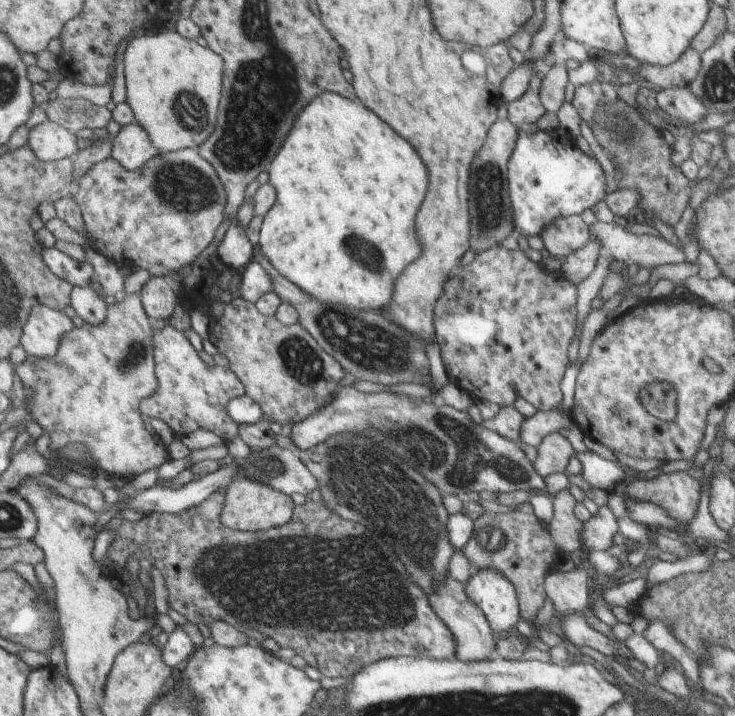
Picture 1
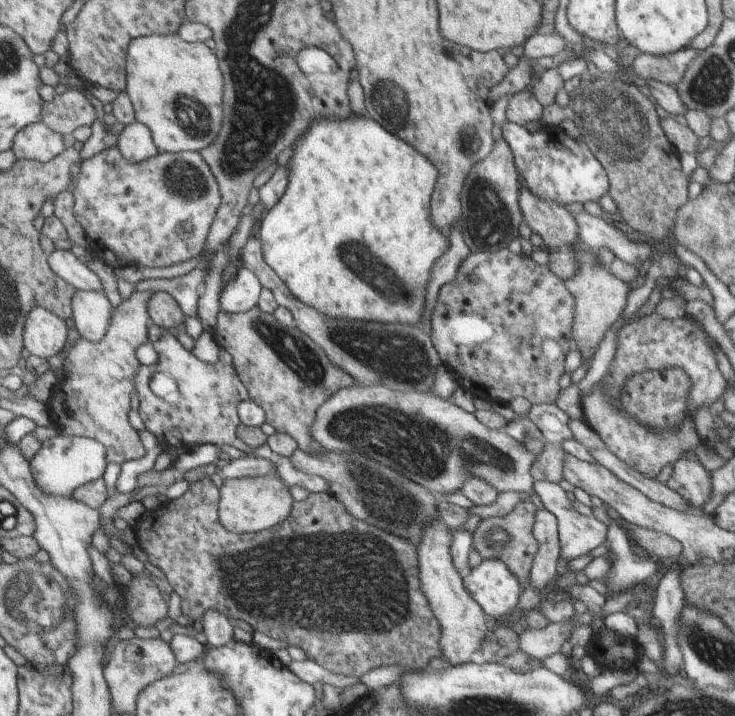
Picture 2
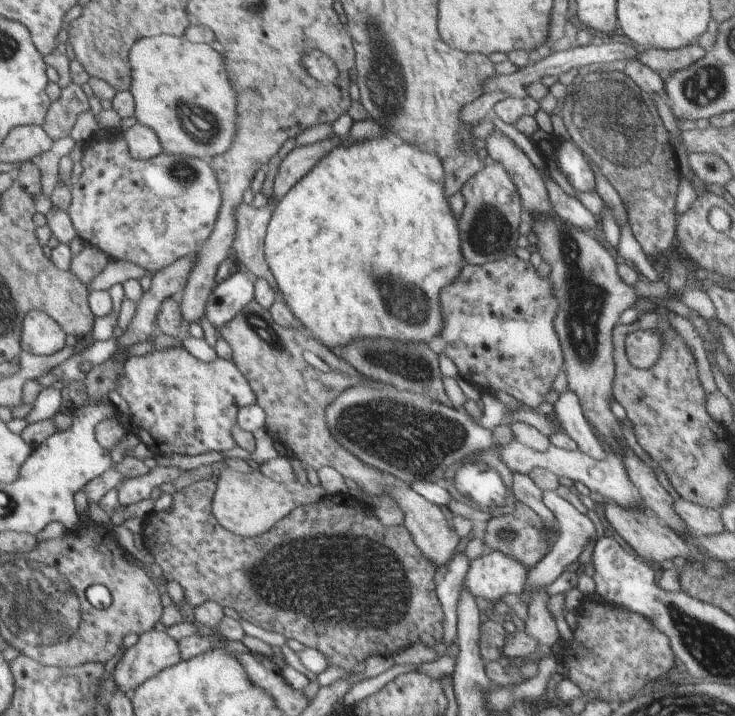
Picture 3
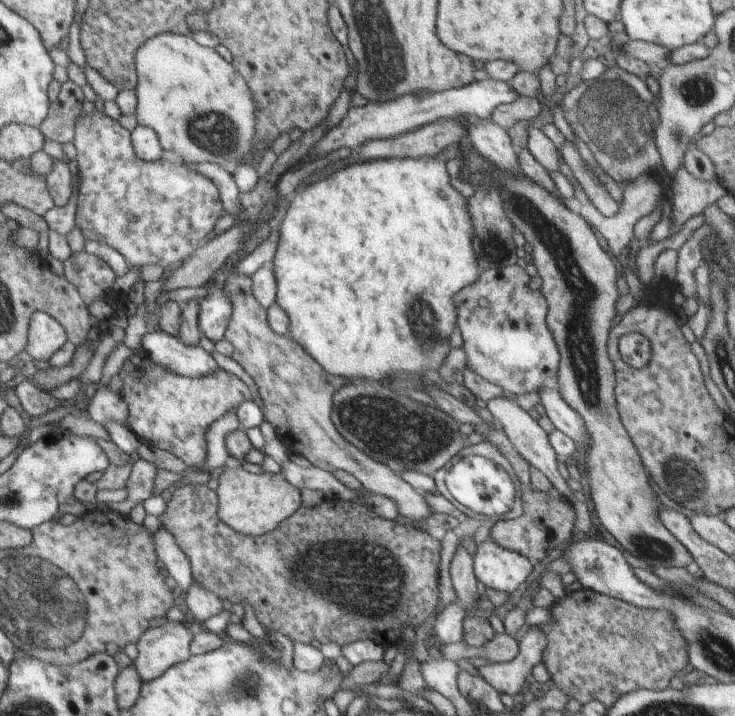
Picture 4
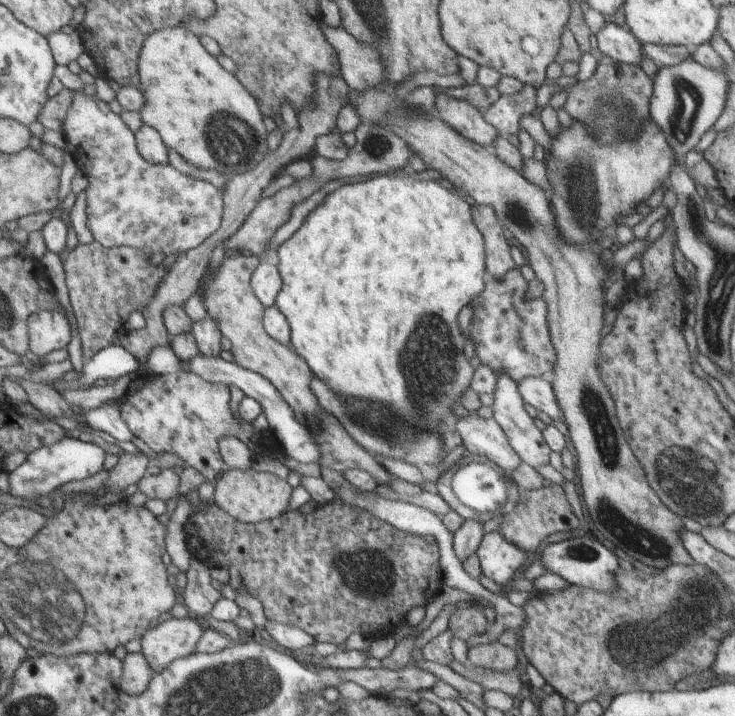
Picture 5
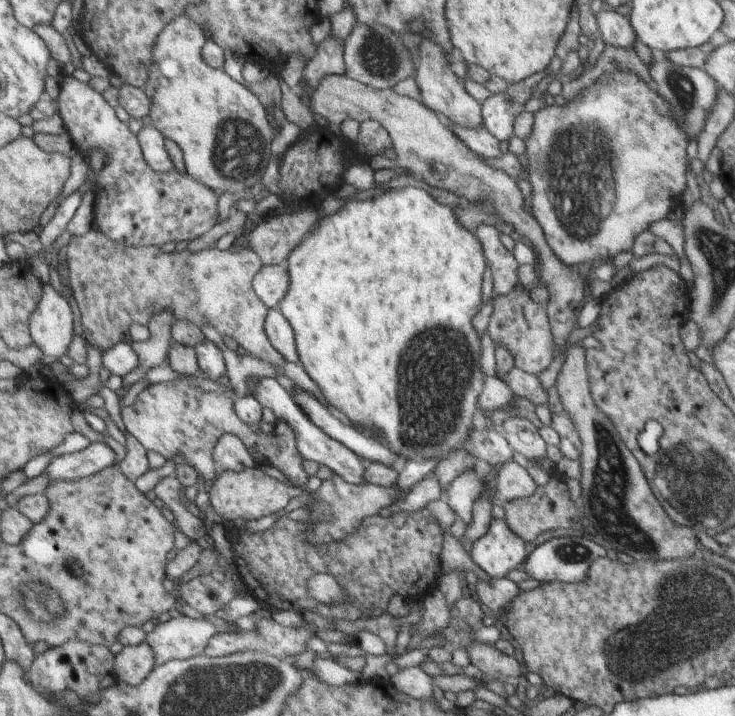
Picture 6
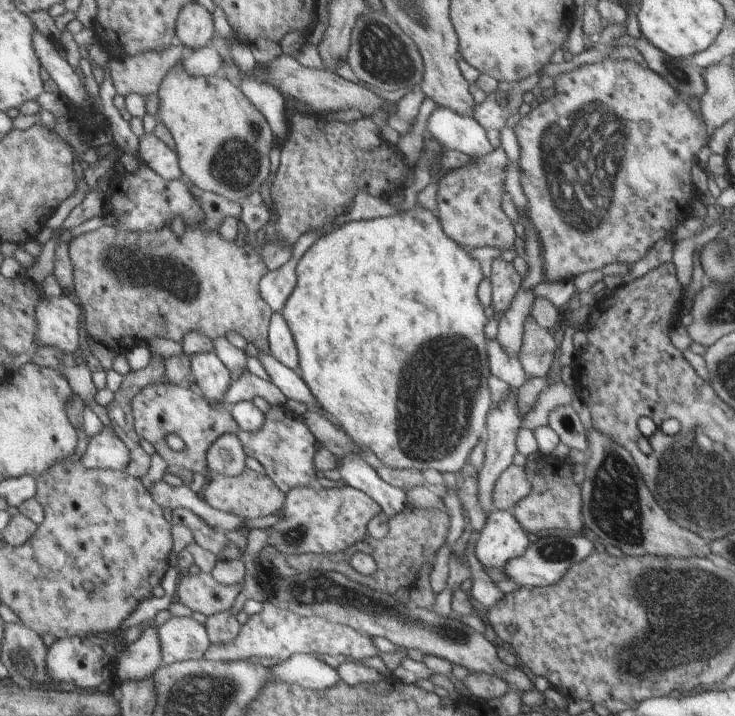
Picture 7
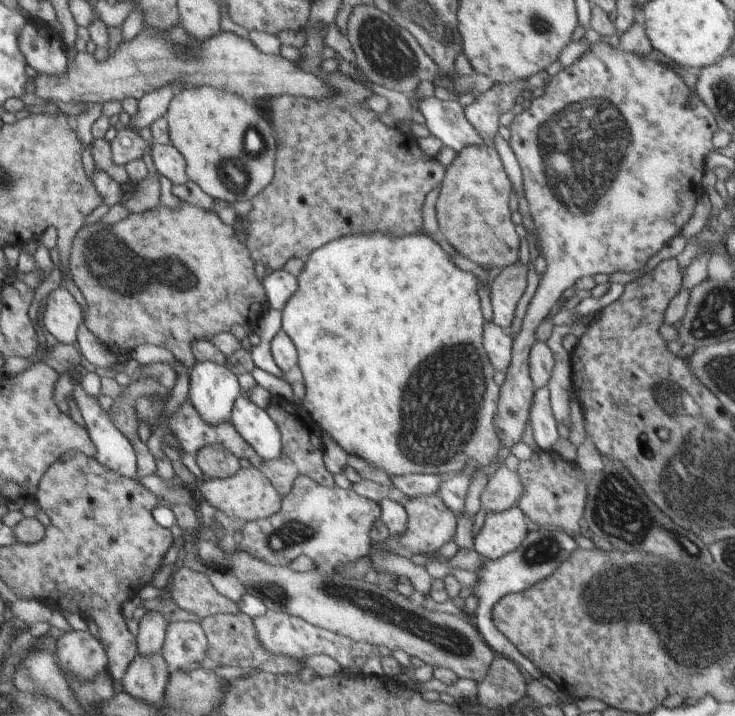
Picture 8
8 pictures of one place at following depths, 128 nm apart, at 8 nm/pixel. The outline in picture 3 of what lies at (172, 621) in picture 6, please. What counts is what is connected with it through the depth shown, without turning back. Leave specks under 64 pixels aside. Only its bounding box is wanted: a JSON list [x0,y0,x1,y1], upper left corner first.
[112,627,182,696]

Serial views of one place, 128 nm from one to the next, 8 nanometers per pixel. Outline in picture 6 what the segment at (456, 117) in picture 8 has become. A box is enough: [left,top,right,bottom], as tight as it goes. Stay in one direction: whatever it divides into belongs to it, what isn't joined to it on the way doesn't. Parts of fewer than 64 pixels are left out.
[445,122,503,159]

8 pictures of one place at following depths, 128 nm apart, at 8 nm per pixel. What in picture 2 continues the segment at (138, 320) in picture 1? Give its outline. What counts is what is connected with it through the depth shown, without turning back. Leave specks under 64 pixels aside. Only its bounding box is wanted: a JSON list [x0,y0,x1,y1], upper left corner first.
[47,291,157,465]

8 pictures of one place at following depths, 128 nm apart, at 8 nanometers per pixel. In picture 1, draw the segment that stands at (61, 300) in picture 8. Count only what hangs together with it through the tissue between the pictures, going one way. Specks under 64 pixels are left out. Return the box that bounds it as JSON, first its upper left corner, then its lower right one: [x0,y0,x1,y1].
[22,306,74,358]

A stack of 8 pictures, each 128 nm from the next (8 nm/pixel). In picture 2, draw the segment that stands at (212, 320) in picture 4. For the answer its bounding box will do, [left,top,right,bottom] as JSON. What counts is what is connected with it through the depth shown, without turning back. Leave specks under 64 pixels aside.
[220,265,263,313]

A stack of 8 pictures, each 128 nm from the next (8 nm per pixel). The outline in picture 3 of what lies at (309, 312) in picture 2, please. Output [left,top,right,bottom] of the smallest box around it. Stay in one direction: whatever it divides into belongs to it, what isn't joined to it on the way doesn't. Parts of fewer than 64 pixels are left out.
[233,201,452,407]

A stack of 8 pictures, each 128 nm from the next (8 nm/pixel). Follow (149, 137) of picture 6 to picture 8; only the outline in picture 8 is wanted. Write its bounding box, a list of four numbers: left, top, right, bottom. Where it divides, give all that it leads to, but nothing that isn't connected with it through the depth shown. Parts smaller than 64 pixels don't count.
[151,142,189,184]

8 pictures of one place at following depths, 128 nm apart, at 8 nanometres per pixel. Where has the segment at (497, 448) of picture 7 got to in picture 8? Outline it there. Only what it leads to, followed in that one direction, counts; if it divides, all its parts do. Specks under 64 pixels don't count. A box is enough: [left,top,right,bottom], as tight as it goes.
[494,42,718,460]

